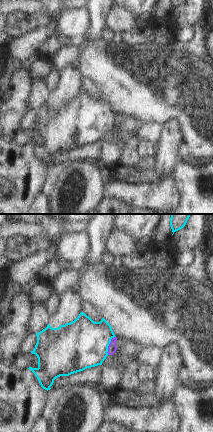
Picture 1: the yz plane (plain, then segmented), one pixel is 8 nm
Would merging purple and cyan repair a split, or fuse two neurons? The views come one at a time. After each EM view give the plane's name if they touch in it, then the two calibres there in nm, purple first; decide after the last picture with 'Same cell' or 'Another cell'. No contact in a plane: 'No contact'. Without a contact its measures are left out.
Touches purple in yz. Thickness 70 nm (purple) against 400 nm

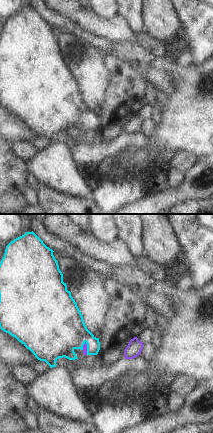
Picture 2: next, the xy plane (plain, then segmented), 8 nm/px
Touches purple in xy. Thickness 30 nm (purple) against 360 nm

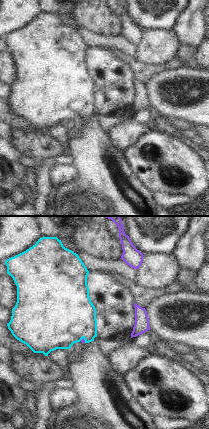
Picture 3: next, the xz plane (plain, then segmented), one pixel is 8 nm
Touches purple in xz. Thickness 30 nm (purple) against 480 nm

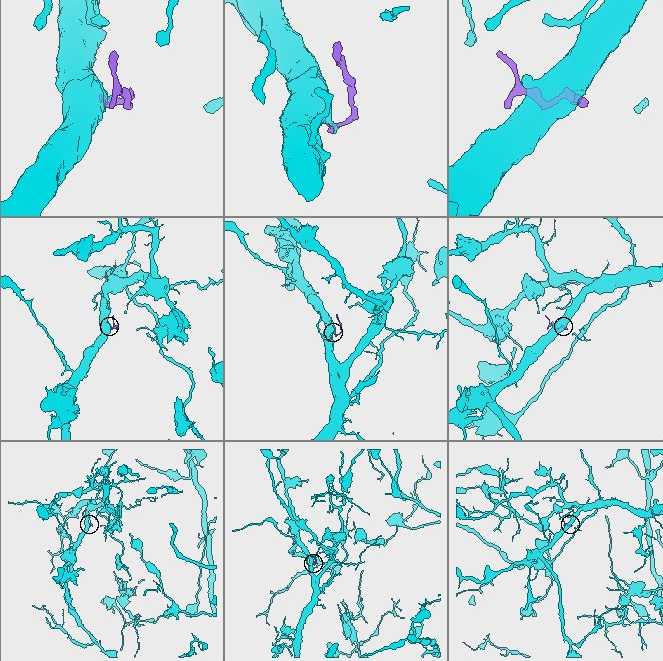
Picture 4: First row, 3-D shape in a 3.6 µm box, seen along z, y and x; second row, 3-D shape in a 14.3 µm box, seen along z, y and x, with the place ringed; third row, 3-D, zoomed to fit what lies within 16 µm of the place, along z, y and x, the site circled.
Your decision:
Same cell

